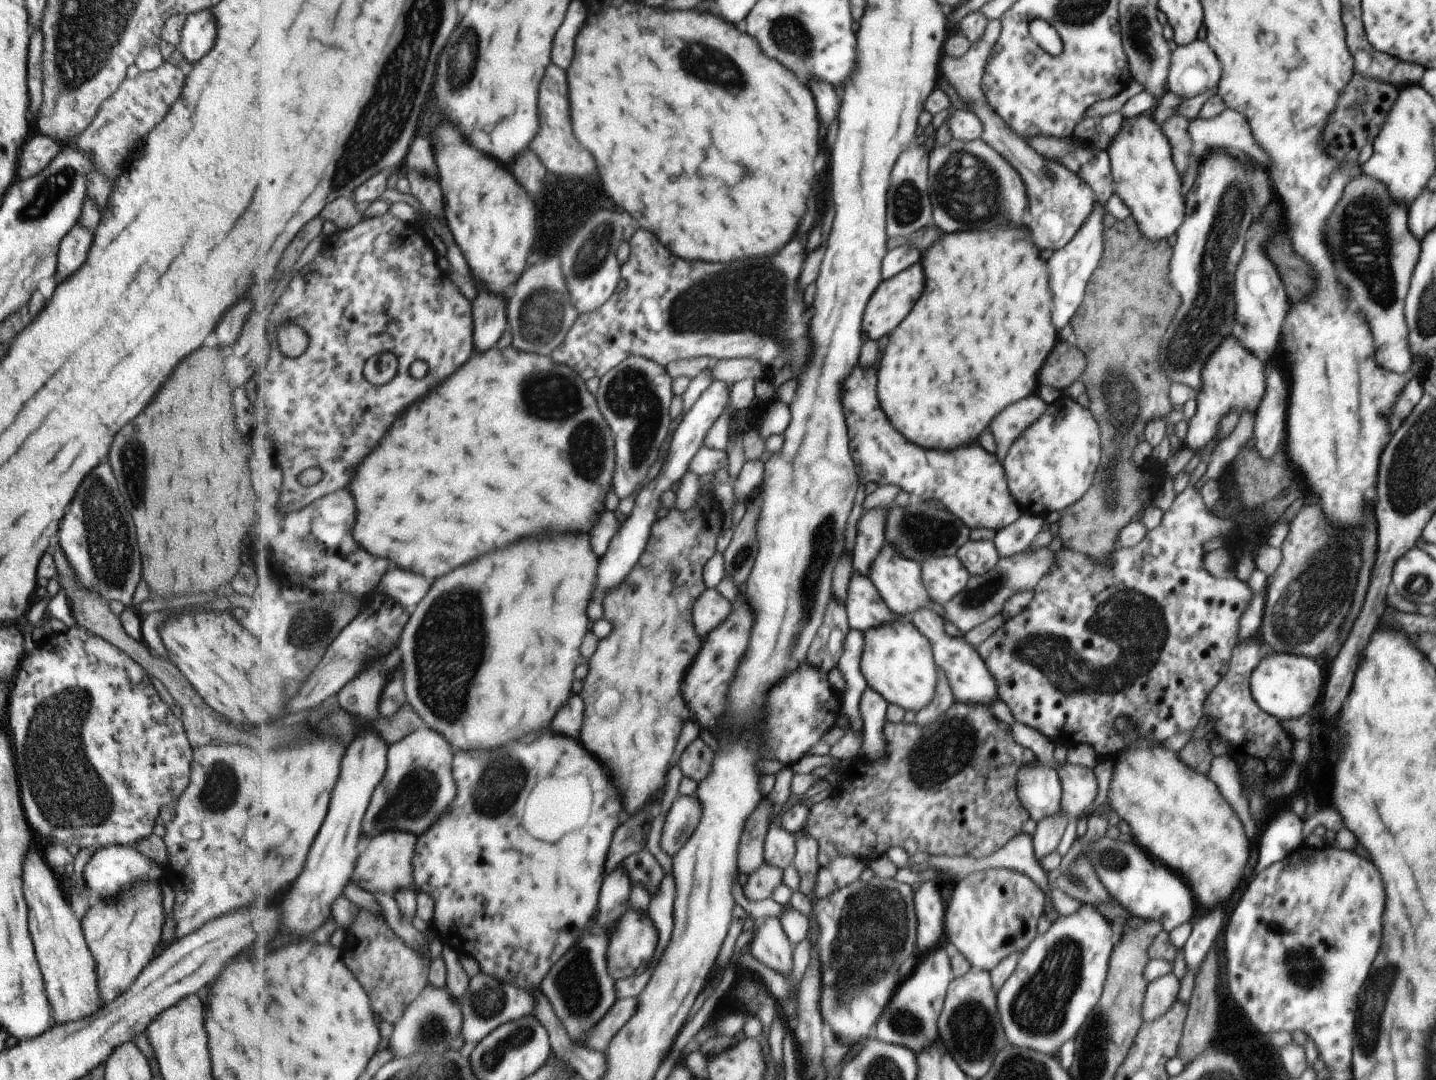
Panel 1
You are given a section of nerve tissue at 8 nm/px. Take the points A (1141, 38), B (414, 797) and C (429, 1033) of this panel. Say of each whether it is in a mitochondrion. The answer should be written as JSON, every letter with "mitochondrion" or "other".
{"A":"mitochondrion","B":"mitochondrion","C":"mitochondrion"}

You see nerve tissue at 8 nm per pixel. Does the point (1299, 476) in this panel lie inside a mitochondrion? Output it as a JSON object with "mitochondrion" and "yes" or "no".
{"mitochondrion":"no"}

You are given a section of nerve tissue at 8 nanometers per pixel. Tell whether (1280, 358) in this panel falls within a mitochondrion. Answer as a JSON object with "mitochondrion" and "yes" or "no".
{"mitochondrion":"no"}

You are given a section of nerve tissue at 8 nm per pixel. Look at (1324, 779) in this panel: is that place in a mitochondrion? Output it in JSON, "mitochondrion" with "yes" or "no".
{"mitochondrion":"no"}

